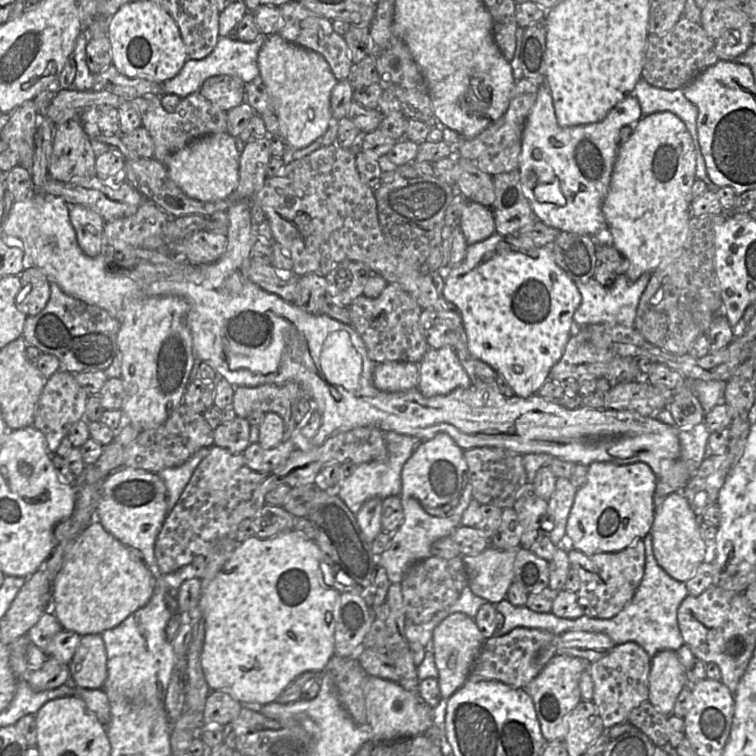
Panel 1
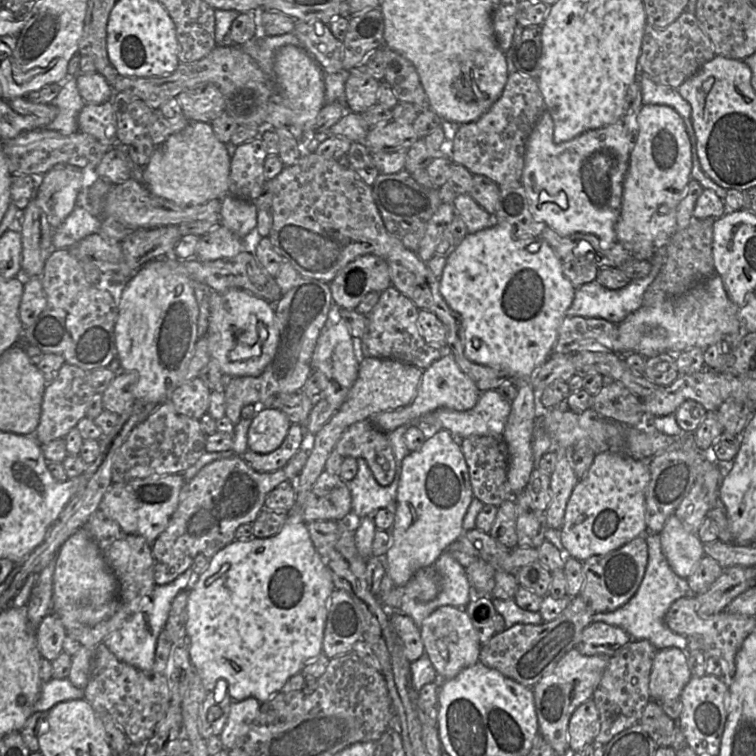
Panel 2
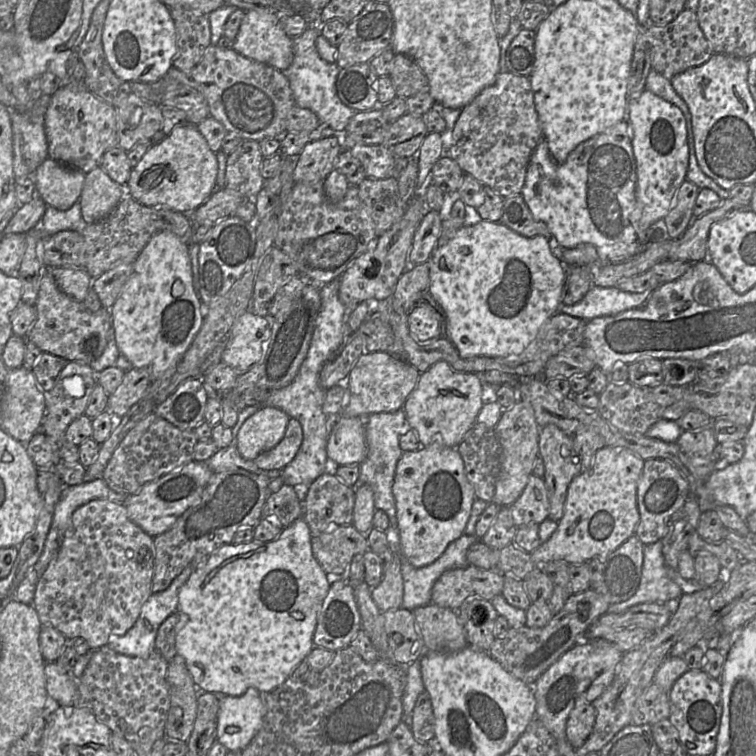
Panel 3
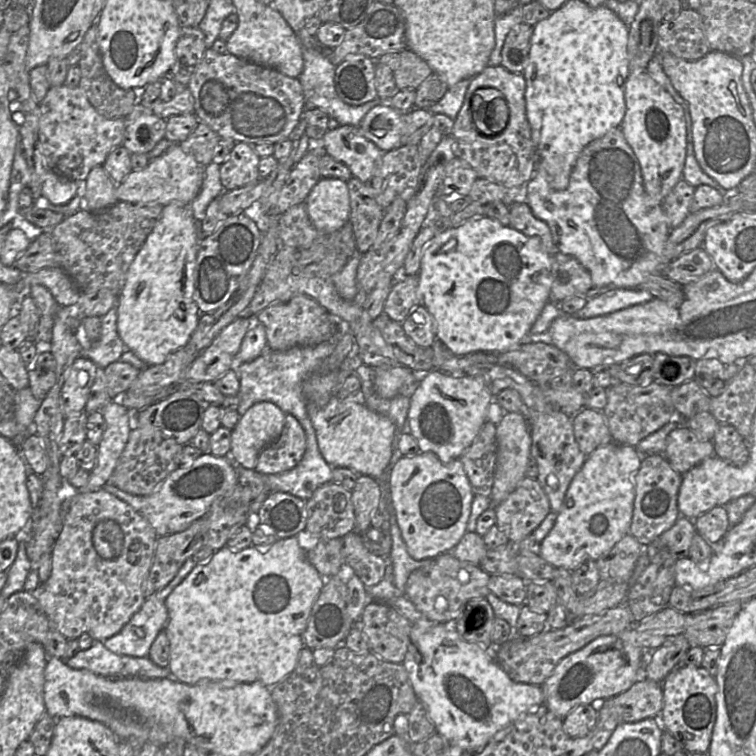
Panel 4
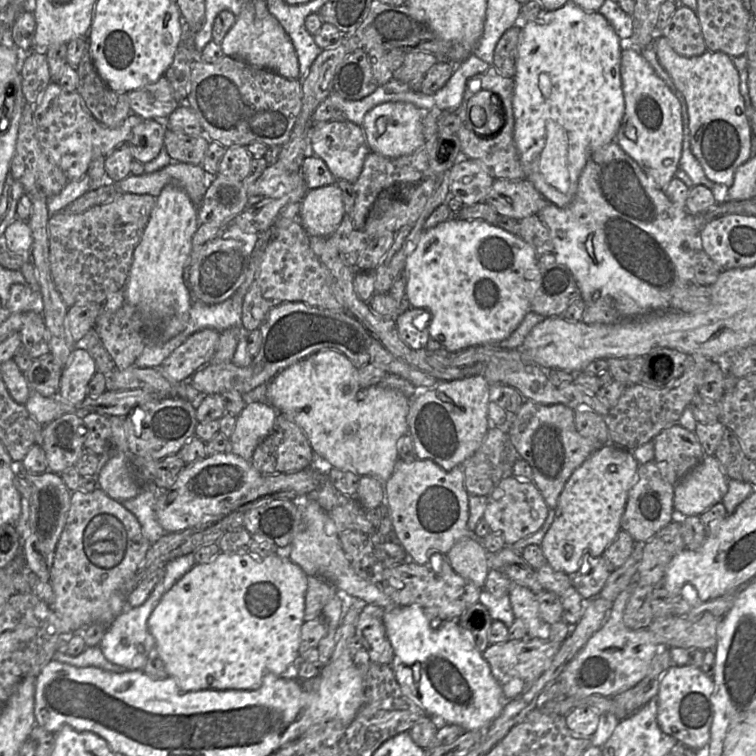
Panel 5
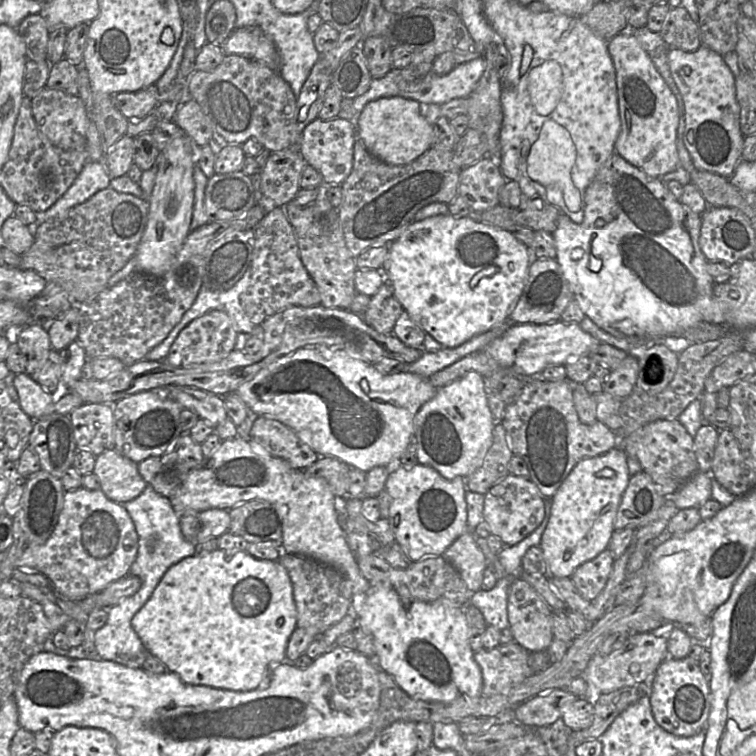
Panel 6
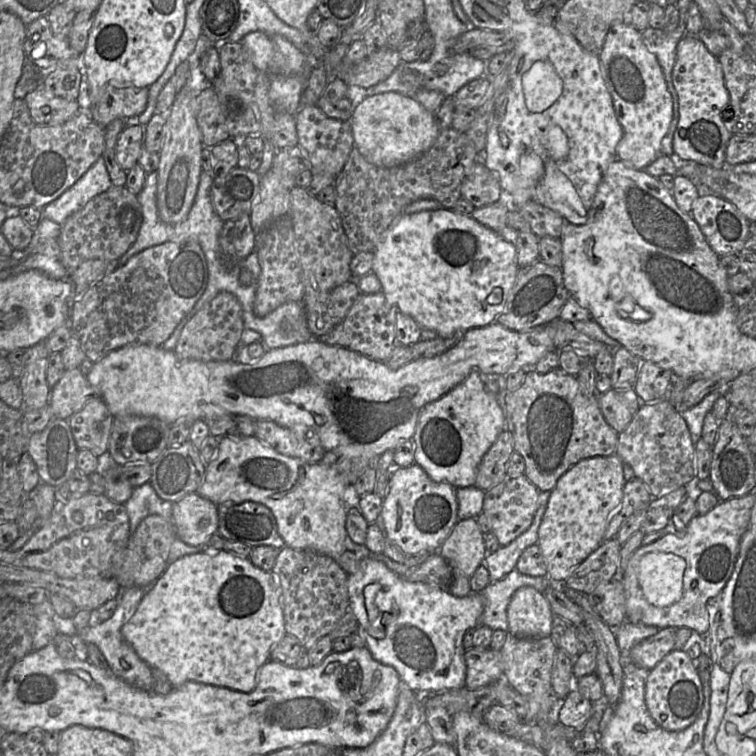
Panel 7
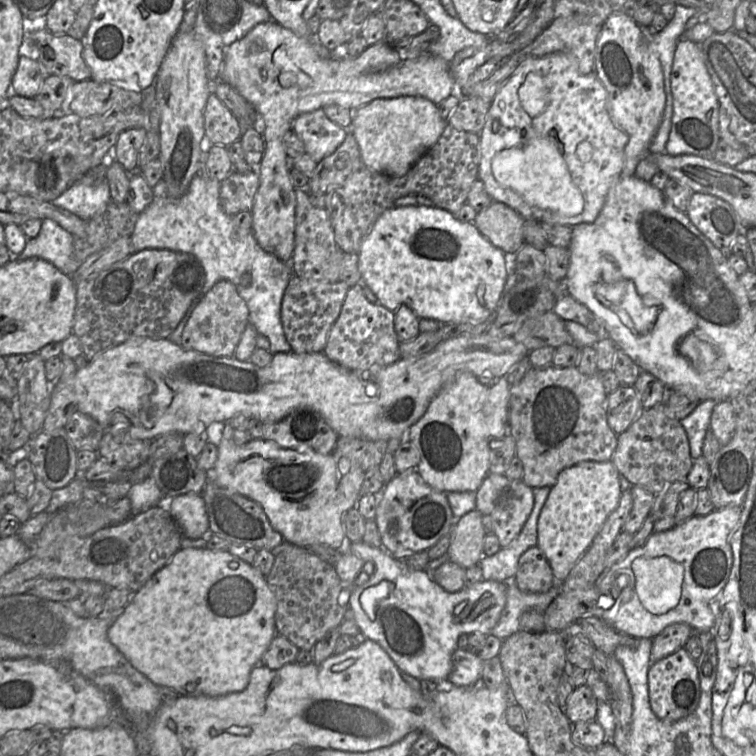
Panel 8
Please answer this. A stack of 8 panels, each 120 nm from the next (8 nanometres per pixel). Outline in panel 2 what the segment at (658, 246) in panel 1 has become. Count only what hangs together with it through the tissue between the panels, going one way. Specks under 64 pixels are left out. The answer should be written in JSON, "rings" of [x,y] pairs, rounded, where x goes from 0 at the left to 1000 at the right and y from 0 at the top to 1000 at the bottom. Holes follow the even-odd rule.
{"rings":[[[852,138],[841,155],[841,188],[833,204],[821,280],[813,299],[816,319],[837,329],[869,329],[878,325],[893,308],[896,274],[914,238],[914,225],[914,189],[902,155],[886,140]]]}

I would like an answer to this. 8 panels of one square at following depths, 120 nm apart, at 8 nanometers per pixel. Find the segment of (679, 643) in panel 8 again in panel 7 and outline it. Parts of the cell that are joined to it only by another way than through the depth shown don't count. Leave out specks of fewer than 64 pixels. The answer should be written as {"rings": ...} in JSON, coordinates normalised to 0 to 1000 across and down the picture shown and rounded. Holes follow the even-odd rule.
{"rings":[[[878,831],[837,854],[835,874],[854,889],[862,886],[880,868],[893,858],[894,831]]]}

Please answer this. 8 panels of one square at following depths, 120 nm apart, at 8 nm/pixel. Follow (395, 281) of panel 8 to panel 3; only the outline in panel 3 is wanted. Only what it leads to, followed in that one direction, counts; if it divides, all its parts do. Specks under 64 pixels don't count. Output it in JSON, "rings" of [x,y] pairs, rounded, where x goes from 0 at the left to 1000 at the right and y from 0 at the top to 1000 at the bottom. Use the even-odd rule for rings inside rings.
{"rings":[[[635,291],[627,296],[612,298],[603,311],[585,325],[578,325],[567,343],[567,380],[566,385],[585,409],[587,418],[587,443],[602,458],[611,474],[643,471],[651,474],[669,474],[689,468],[698,456],[710,446],[714,434],[743,405],[745,381],[749,370],[749,352],[742,345],[737,327],[729,315],[717,311],[694,313],[668,299],[663,294]]]}

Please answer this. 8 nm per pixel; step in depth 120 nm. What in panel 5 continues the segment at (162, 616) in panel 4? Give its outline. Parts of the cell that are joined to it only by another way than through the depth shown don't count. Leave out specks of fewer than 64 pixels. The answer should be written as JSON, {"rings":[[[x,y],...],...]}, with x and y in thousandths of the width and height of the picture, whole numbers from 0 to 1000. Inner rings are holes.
{"rings":[[[255,731],[224,742],[217,750],[218,762],[205,775],[196,792],[189,799],[163,810],[148,823],[131,851],[131,856],[142,873],[169,886],[189,886],[198,860],[205,856],[205,845],[196,832],[196,819],[214,788],[258,746]]]}

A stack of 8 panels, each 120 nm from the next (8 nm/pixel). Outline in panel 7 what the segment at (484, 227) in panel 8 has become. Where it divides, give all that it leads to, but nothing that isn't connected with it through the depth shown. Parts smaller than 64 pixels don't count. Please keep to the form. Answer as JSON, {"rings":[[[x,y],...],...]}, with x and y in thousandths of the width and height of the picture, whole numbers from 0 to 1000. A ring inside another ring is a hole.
{"rings":[[[660,265],[653,270],[627,276],[623,286],[632,295],[651,303],[681,324],[685,306],[671,299],[671,282],[677,275],[679,274],[669,266]]]}

